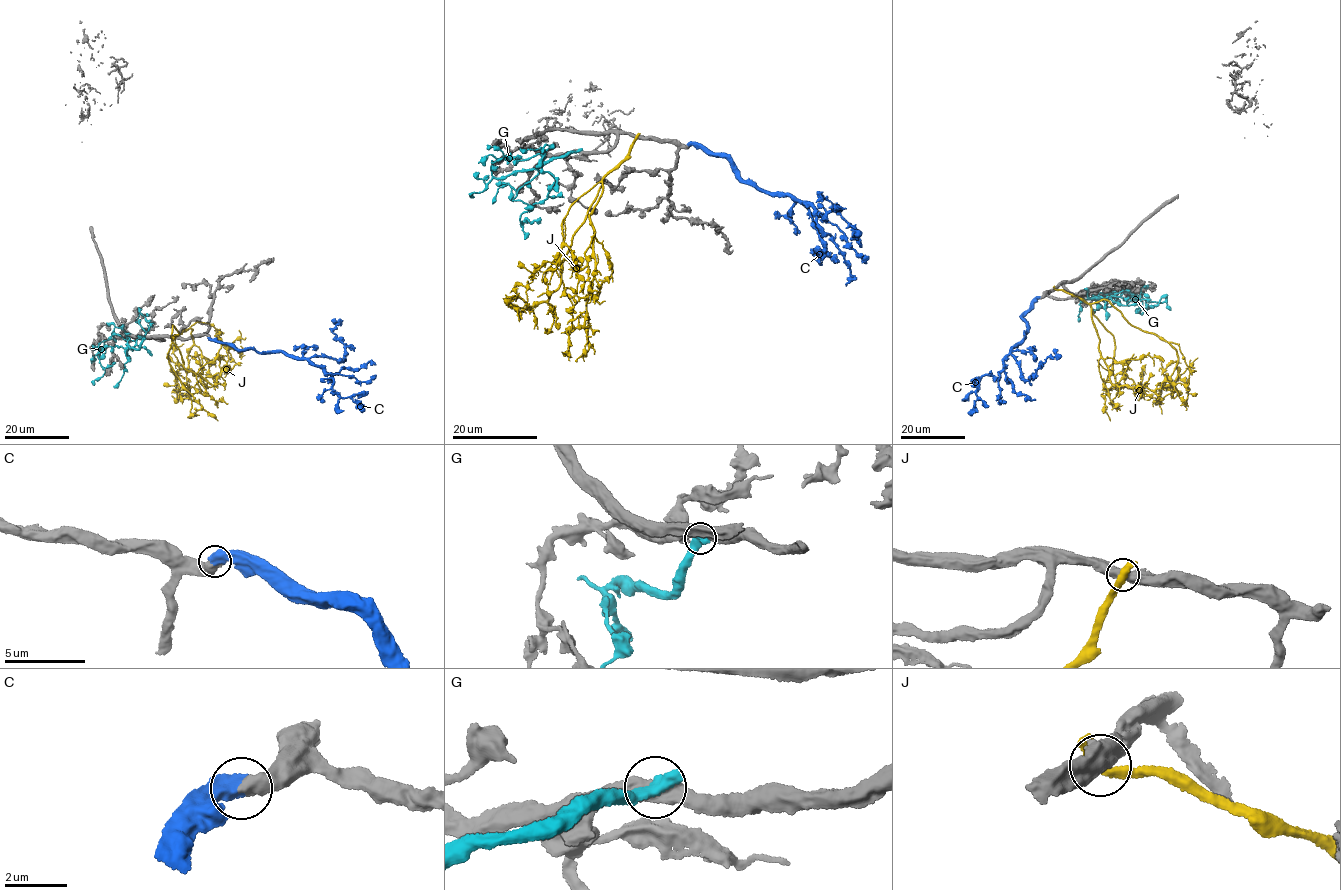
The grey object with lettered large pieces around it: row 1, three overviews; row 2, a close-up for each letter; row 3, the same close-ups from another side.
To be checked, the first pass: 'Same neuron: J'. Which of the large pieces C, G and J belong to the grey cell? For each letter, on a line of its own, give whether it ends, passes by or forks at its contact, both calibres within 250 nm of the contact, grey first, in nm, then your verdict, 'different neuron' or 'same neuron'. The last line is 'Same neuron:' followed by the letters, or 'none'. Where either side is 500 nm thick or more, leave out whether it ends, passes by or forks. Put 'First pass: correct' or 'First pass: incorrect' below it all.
C: 600/650 nm | same neuron
G: 500/500 nm | different neuron
J: 550/550 nm | different neuron
Same neuron: C
First pass: incorrect

